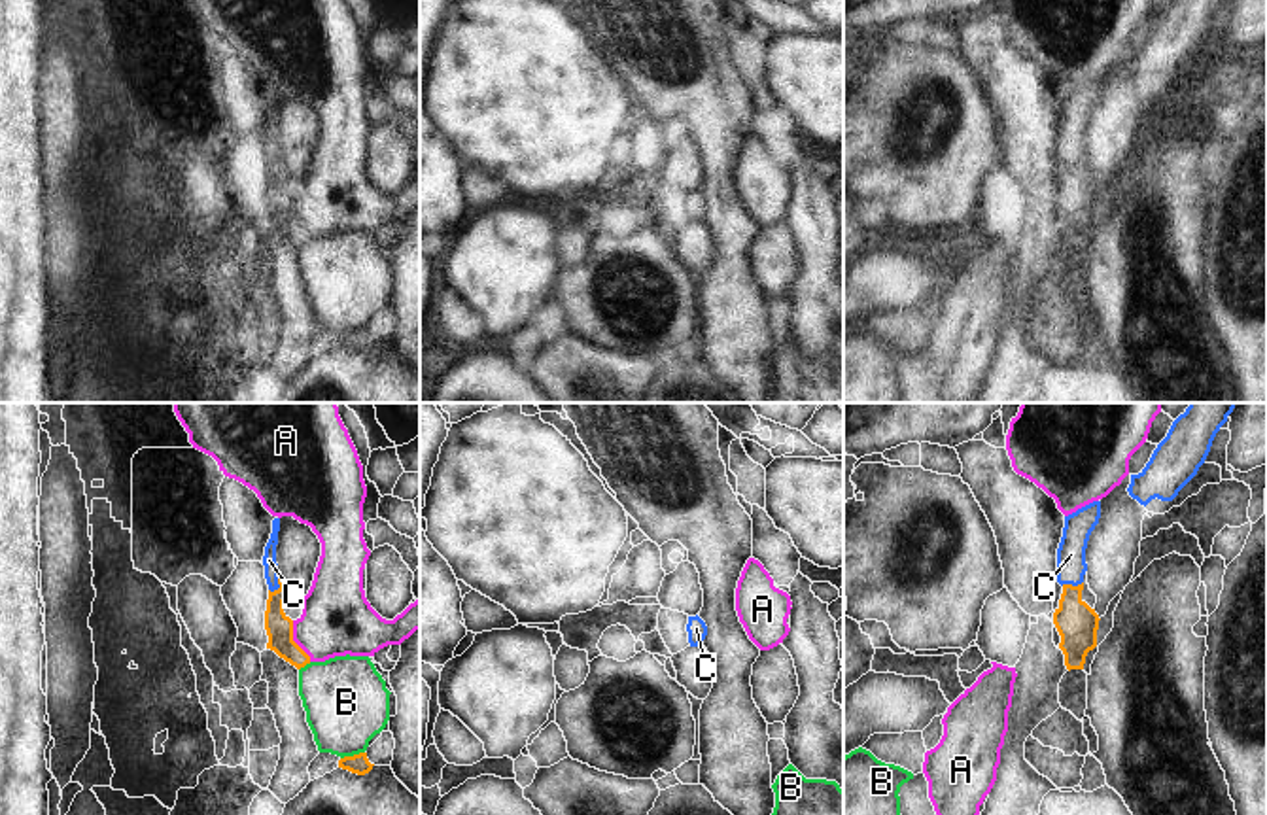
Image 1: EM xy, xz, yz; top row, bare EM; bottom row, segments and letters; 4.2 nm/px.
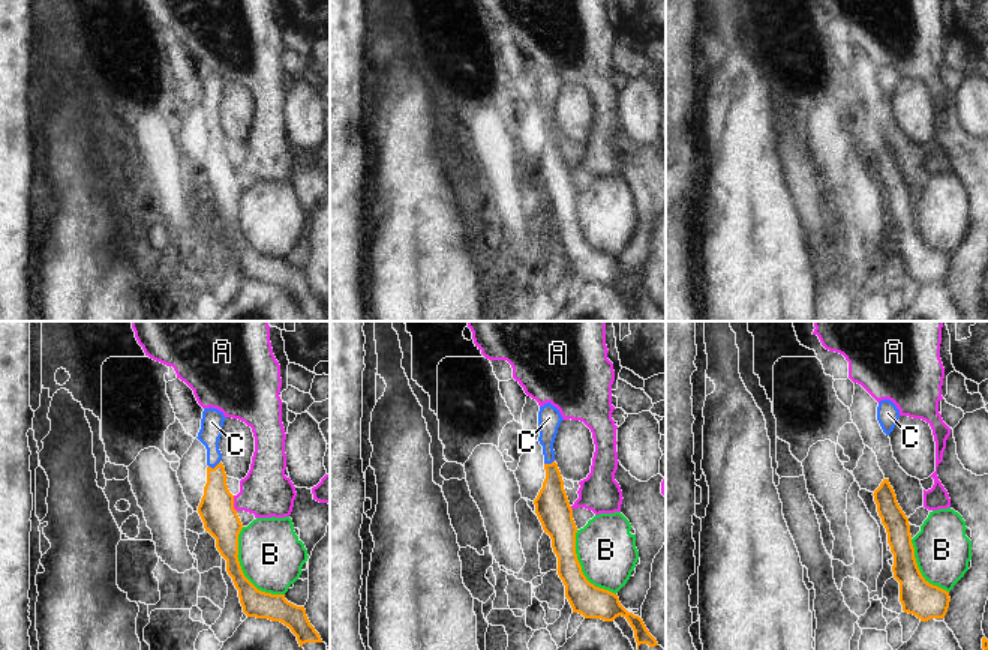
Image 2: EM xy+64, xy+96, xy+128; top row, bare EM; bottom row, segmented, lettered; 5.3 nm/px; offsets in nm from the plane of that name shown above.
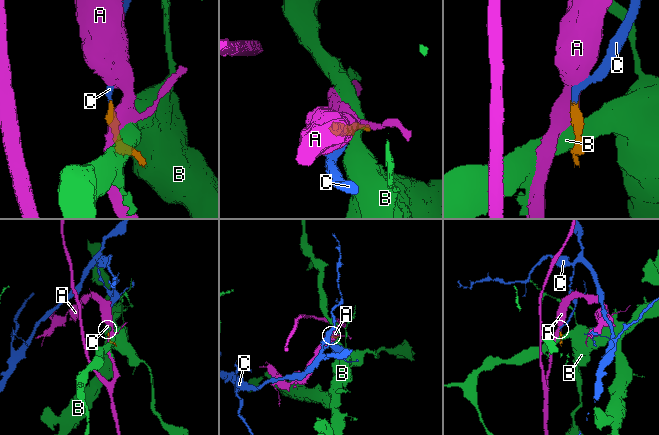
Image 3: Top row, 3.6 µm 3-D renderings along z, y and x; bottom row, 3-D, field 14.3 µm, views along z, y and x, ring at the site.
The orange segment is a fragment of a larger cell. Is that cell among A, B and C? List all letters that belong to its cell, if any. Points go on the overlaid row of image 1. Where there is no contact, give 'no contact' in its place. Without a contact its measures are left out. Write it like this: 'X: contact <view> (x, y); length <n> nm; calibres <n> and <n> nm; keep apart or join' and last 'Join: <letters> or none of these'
A: contact xy (294, 641); length 190 nm; calibres 120 and 300 nm; keep apart
B: contact xy (352, 757); length 110 nm; calibres 90 and 360 nm; keep apart
C: contact yz (1071, 585); length 100 nm; calibres 180 and 130 nm; join
Join: C

